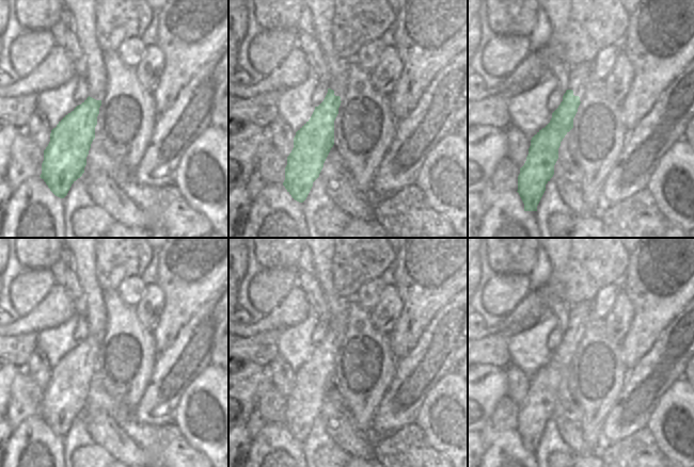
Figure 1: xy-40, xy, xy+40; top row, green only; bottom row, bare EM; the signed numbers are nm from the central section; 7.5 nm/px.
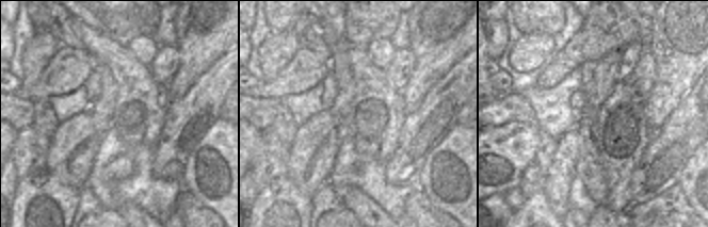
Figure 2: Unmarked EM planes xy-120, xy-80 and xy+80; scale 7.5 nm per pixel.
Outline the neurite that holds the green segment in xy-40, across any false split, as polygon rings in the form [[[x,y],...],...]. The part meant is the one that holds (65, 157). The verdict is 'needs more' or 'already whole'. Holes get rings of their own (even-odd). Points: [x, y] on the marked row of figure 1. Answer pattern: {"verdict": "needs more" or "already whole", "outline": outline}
{"verdict": "already whole", "outline": [[[89,96],[51,130],[40,177],[60,198],[67,195],[72,184],[84,173],[100,106],[101,100]]]}

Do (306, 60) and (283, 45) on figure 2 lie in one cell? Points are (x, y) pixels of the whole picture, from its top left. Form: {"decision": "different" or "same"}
{"decision": "different"}

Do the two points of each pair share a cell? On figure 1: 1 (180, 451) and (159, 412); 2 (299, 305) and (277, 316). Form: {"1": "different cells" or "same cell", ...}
{"1": "different cells", "2": "same cell"}

